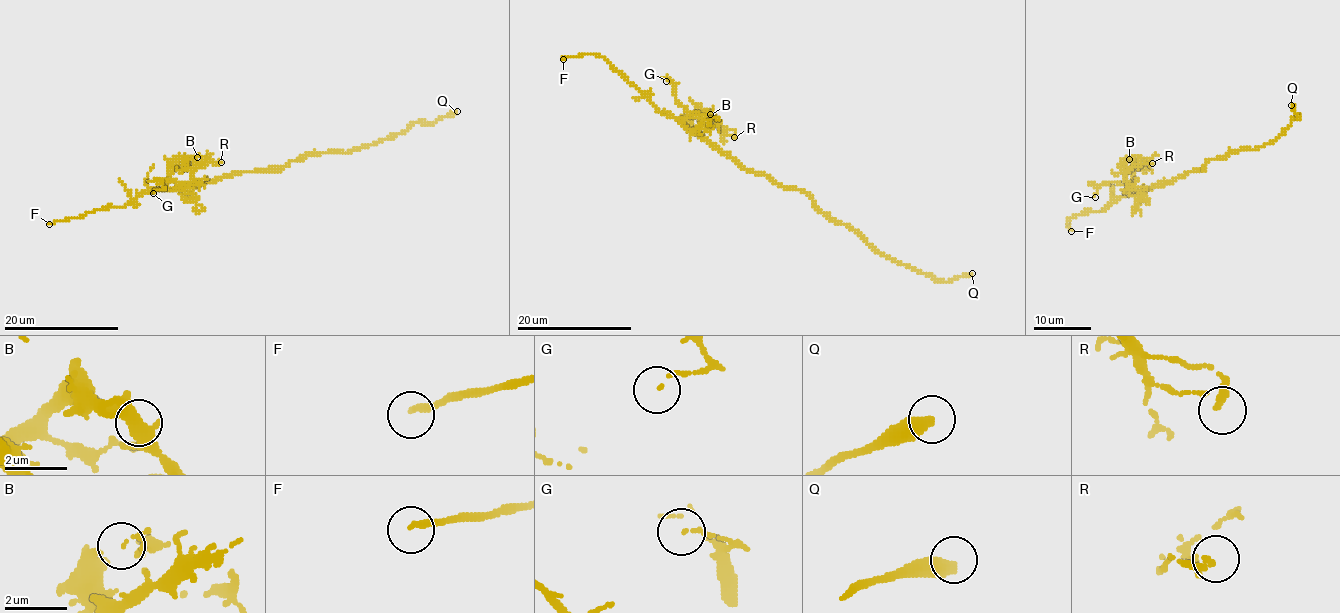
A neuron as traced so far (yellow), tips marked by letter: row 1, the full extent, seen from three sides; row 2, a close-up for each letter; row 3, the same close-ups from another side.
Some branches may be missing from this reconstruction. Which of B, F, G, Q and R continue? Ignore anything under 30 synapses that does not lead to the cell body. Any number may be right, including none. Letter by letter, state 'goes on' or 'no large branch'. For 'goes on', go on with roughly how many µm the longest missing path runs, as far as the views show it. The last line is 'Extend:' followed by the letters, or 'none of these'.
B: no large branch
F: goes on | 20 µm
G: no large branch
Q: goes on | 70 µm
R: no large branch
Extend: F, Q

